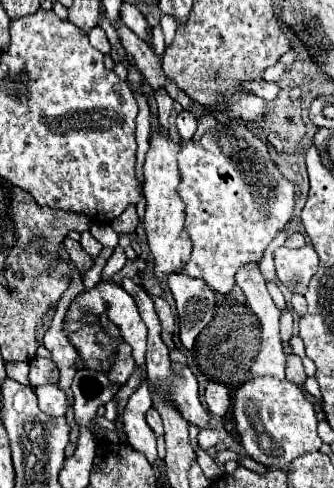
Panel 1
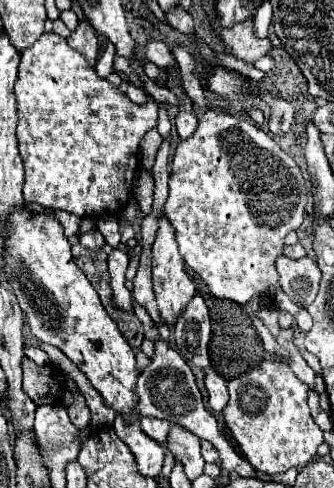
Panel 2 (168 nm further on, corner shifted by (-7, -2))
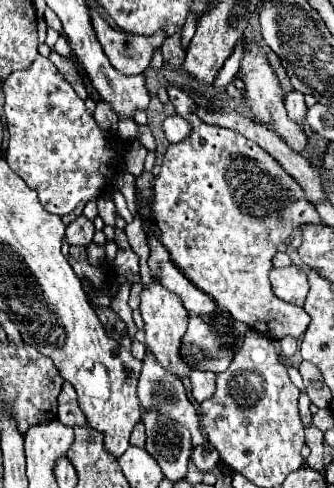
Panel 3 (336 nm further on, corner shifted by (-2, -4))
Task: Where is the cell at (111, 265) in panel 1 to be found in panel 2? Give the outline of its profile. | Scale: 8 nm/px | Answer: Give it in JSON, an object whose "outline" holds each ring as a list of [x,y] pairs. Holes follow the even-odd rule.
{"outline":[[[107,215],[102,217],[97,223],[97,229],[104,236],[107,244],[113,248],[119,247],[121,244],[121,234],[116,216]]]}

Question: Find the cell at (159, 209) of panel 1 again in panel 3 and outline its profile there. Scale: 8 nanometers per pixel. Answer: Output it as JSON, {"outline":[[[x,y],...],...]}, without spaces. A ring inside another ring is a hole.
{"outline":[[[152,283],[148,289],[142,291],[140,313],[142,313],[142,319],[144,319],[146,347],[150,349],[150,353],[170,373],[174,373],[180,379],[186,377],[190,373],[190,369],[180,357],[180,343],[182,343],[182,337],[184,337],[186,327],[188,327],[188,313],[182,307],[182,303],[178,303],[178,299],[174,299],[174,295],[170,295],[170,291],[166,291],[162,285]]]}

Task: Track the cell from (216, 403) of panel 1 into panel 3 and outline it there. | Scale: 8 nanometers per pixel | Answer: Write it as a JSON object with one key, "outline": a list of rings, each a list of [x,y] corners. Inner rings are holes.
{"outline":[[[190,371],[190,383],[192,383],[192,395],[198,403],[210,399],[210,395],[214,395],[214,385],[216,375],[210,371]]]}

